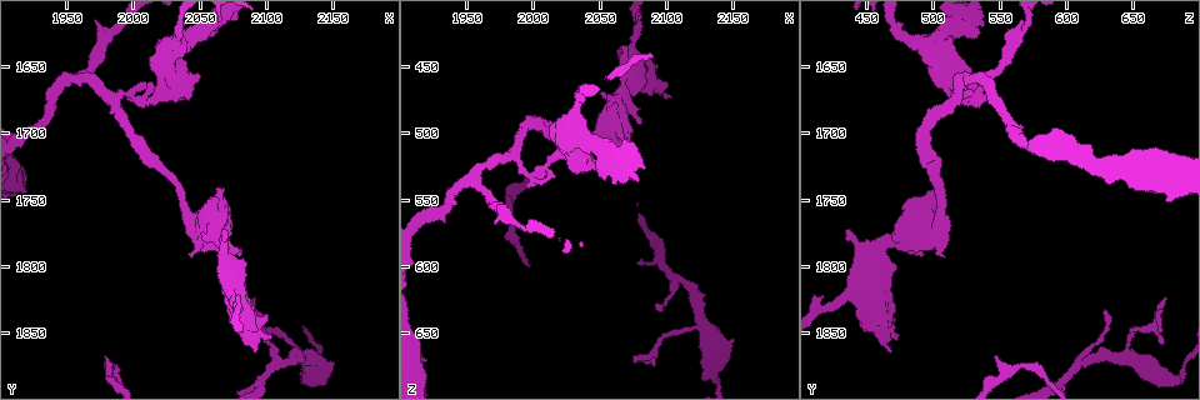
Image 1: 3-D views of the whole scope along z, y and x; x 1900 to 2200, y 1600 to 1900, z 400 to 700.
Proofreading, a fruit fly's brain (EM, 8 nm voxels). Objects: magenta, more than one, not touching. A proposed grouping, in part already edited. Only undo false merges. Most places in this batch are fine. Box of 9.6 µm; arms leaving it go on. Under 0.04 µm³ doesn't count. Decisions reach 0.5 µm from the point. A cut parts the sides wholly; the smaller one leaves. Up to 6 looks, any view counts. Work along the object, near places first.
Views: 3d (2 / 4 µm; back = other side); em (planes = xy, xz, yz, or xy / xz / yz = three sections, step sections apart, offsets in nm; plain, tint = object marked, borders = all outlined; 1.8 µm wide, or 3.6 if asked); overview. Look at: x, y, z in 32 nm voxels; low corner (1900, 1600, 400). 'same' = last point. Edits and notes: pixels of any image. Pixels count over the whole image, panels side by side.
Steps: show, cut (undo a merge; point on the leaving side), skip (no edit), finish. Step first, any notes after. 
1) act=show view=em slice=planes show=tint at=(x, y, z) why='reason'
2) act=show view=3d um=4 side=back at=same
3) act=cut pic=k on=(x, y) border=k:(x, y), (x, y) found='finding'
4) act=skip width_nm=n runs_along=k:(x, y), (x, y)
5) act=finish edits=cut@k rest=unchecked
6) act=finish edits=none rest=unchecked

act=show view=3d um=4 at=(1982, 1672, 518) why='three arms meet'

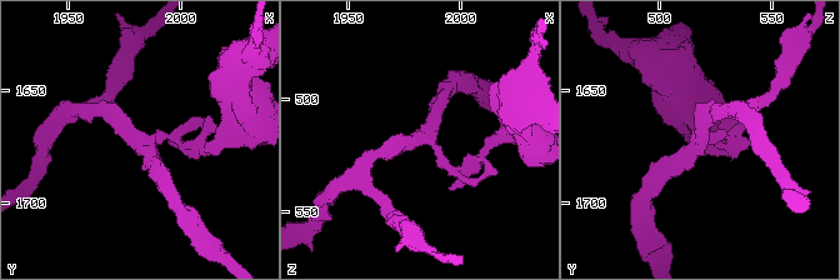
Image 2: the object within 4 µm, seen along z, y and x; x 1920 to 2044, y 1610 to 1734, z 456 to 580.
act=show view=em slice=xy step=8 show=tint at=(1981, 1673, 518) arms=3

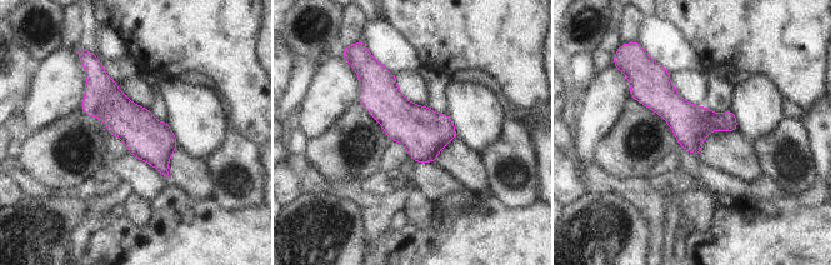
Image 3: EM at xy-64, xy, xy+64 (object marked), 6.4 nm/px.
act=show view=em slice=planes show=tint at=same

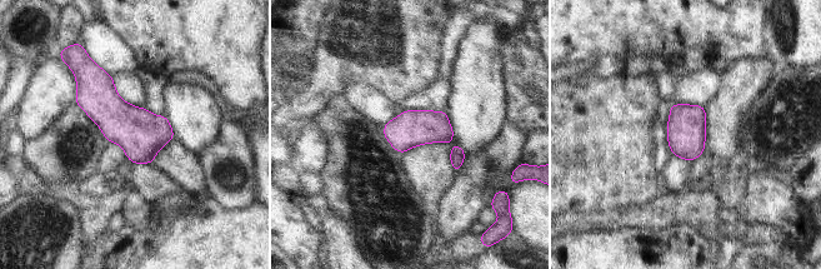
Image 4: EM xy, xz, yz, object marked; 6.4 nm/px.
act=skip width_nm=240 found='continuous, no second cell'

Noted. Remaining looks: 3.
act=show view=em slice=planes show=tint at=(2056, 1618, 516) why='side arm on a straight run'

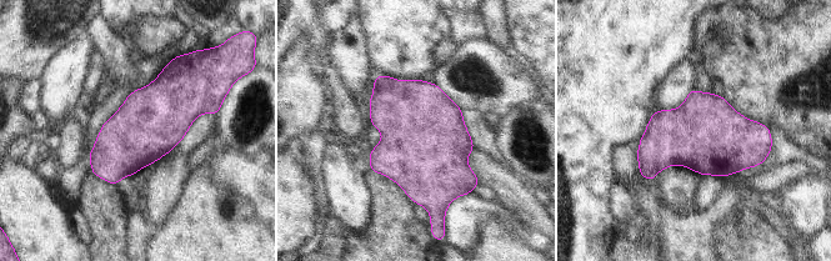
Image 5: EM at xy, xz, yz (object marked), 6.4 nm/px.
act=skip found='all the same cell'

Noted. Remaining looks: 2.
act=finish edits=none rest=unchecked

